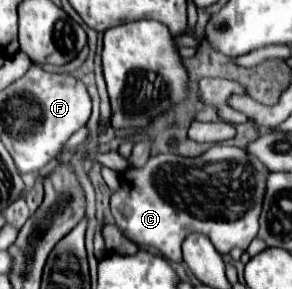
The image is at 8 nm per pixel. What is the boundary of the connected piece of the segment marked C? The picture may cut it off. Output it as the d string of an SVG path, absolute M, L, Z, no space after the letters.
M213 145L199 157L161 153L161 155L149 157L145 167L141 169L129 167L127 175L121 175L121 187L111 197L111 211L113 211L117 227L125 233L127 239L131 239L137 245L151 245L175 263L183 261L181 245L183 245L183 239L187 239L187 235L191 233L207 235L221 255L227 255L233 247L239 247L245 251L259 233L259 211L263 205L267 175L269 173L263 167L263 163L259 163L255 155L247 155L247 149L243 147Z

